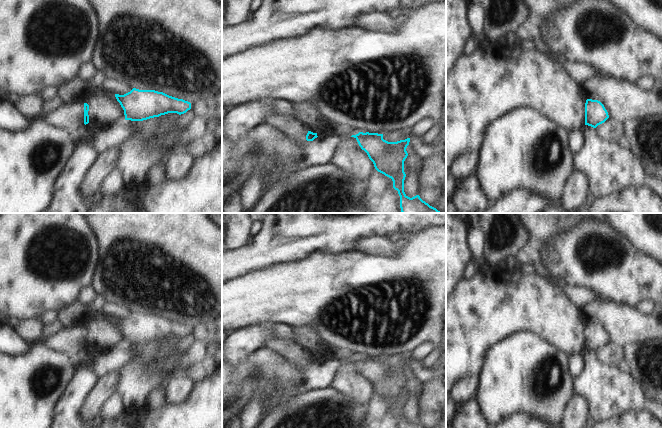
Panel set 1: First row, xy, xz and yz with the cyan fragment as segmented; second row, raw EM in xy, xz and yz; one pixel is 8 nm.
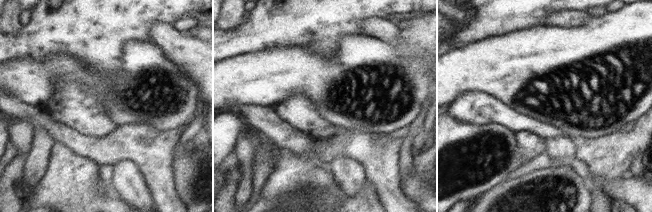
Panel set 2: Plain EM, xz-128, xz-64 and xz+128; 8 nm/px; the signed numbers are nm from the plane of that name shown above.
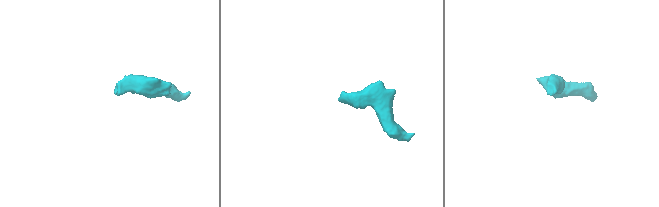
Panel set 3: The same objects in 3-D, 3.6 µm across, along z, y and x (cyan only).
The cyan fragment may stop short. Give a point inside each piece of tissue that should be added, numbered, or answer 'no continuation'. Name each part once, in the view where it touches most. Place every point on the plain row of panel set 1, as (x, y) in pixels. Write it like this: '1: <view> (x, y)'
1: xy (71, 340)

